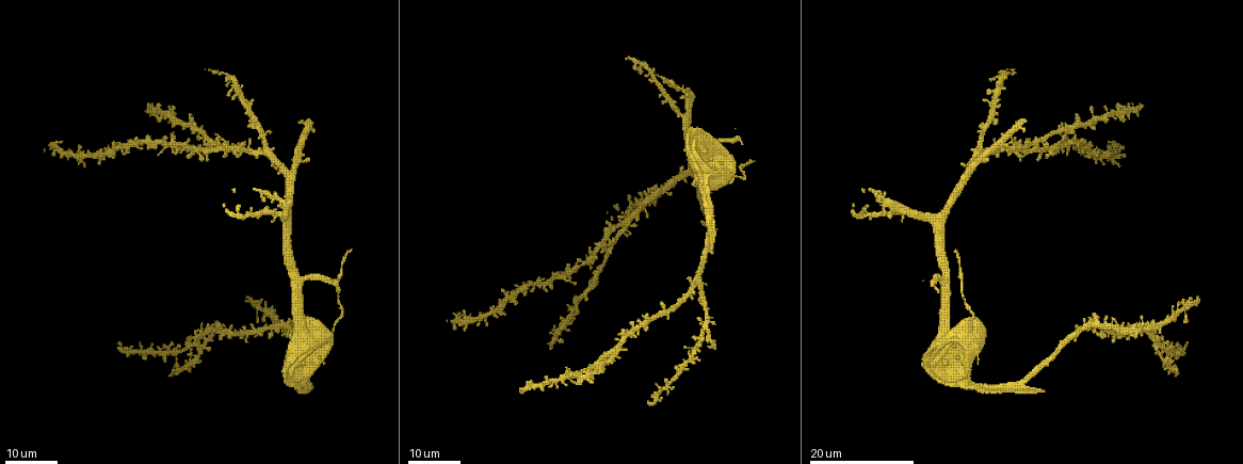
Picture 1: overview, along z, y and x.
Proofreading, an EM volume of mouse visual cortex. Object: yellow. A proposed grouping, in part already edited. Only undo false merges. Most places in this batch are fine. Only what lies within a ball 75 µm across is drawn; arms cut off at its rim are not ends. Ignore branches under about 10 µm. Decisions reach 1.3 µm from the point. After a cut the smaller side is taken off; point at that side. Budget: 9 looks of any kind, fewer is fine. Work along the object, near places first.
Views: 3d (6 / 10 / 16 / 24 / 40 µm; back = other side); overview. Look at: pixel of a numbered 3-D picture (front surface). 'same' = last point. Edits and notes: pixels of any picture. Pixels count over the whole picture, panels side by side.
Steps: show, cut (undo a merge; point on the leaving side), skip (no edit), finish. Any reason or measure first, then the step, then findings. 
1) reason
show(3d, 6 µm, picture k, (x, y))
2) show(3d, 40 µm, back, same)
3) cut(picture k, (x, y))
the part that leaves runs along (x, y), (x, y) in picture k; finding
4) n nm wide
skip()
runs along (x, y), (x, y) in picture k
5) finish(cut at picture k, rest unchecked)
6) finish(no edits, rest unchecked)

thin neck
show(3d, 16 µm, picture 1, (123, 143))

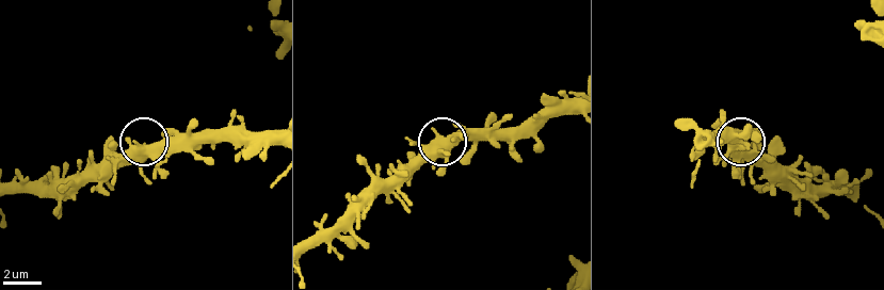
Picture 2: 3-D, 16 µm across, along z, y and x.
show(3d, 10 µm, picture 2, (440, 136))

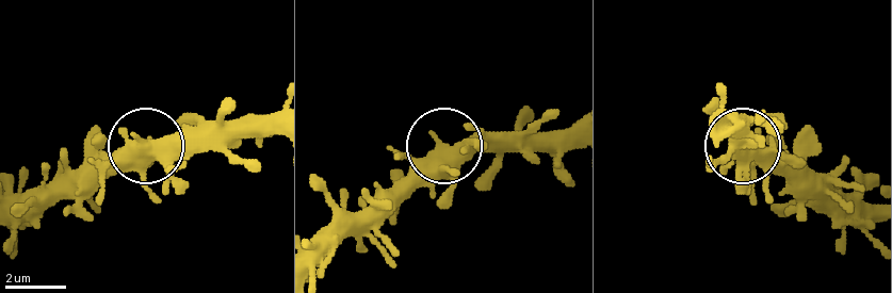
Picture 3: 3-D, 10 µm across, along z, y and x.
3 arms
skip()
one neuron here

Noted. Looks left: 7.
a narrow waist
show(3d, 24 µm, picture 1, (626, 220))

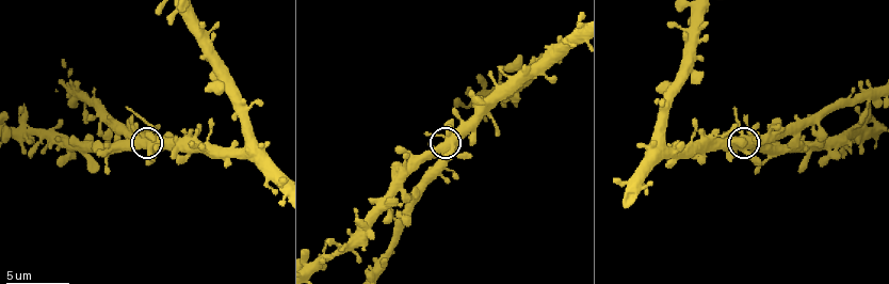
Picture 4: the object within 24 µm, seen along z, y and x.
closer look
show(3d, 6 µm, picture 4, (443, 144))

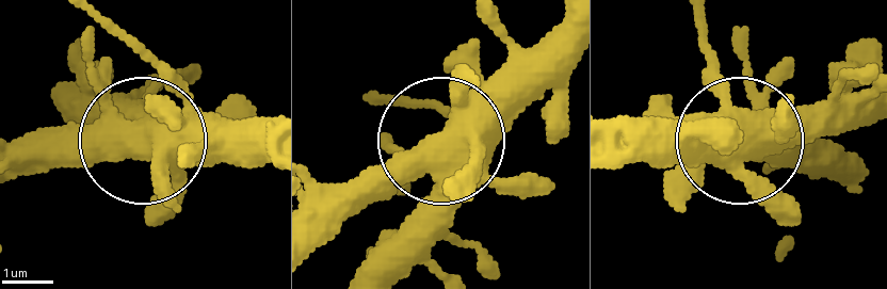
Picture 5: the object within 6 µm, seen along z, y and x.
skip()
runs along (616, 164), (841, 144) in picture 5; all the same neuron

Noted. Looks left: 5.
branch point
show(3d, 10 µm, picture 4, (795, 136))

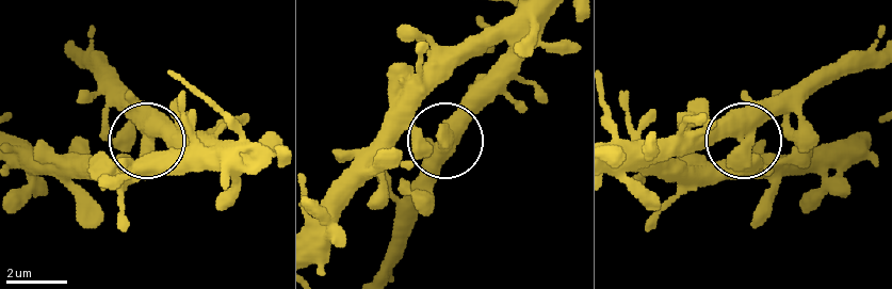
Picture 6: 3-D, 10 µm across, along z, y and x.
side arm 28 µm
skip()
all the same neuron

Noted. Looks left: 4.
three arms meet
show(3d, 16 µm, picture 4, (242, 150))

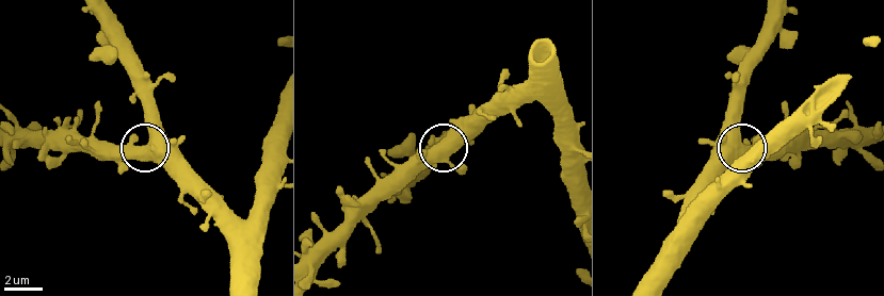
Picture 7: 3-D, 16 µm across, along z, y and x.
side arm 26 µm
skip()
all the same neuron

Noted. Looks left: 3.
finish(no edits, rest unchecked)

